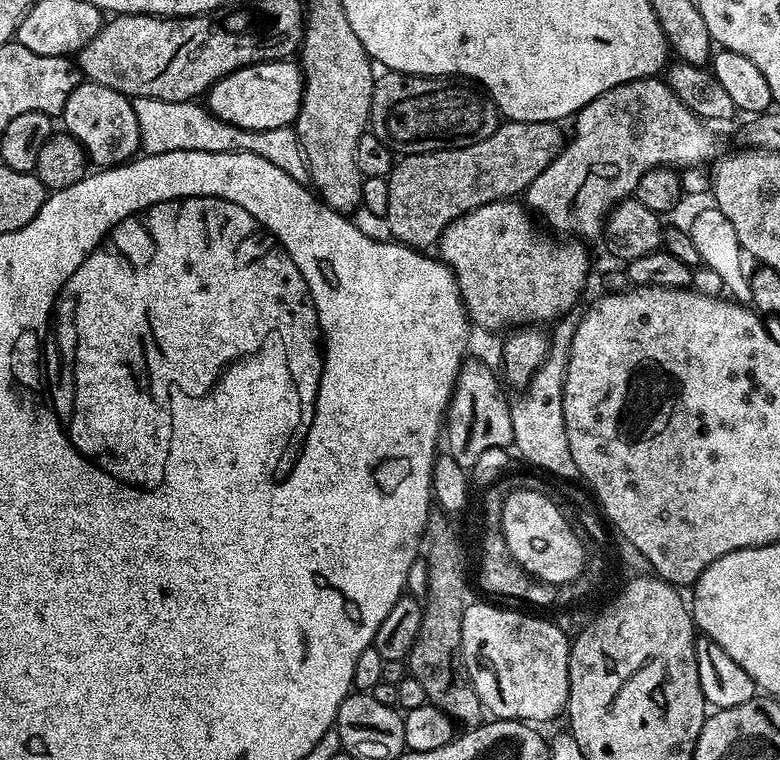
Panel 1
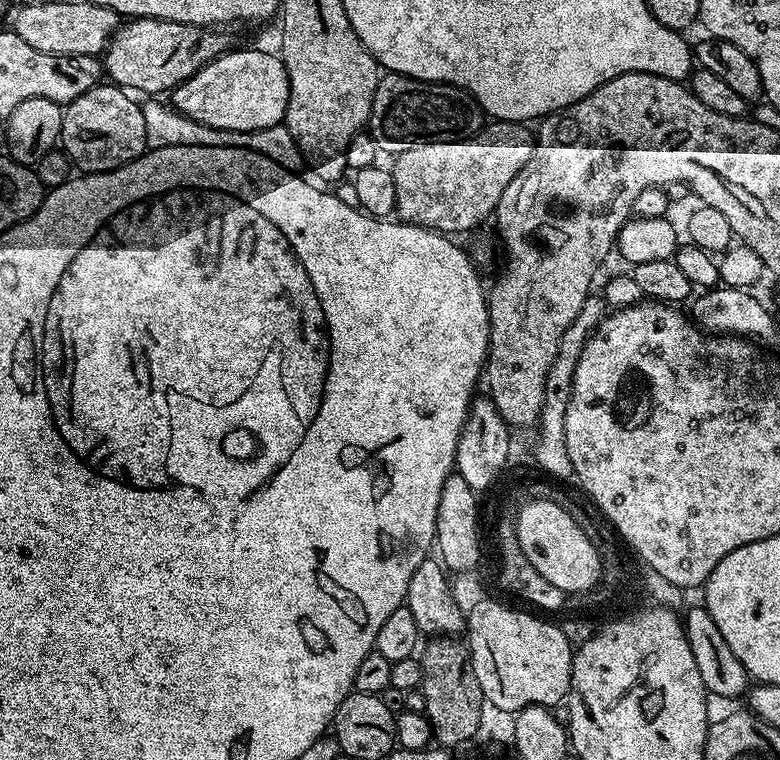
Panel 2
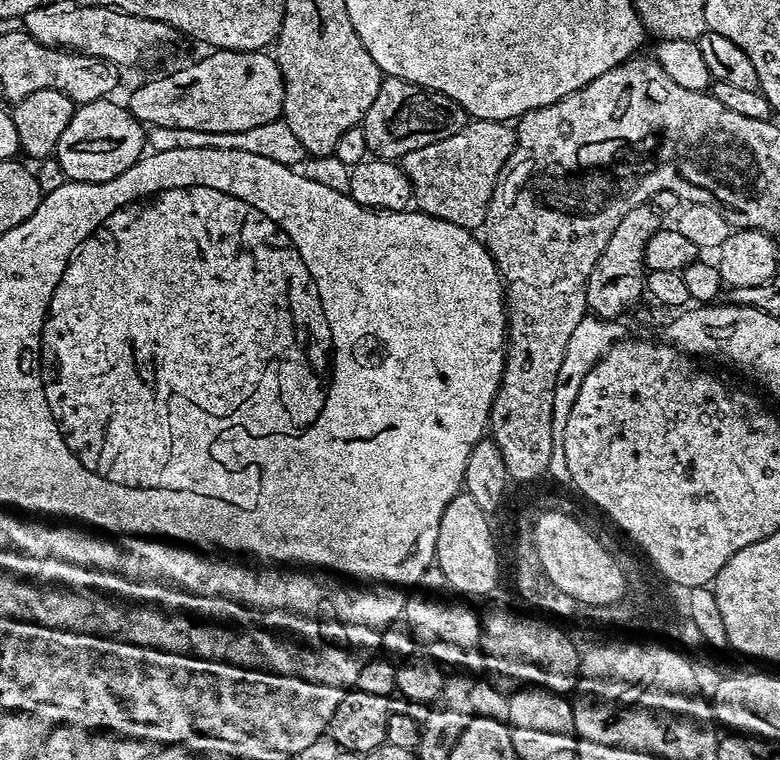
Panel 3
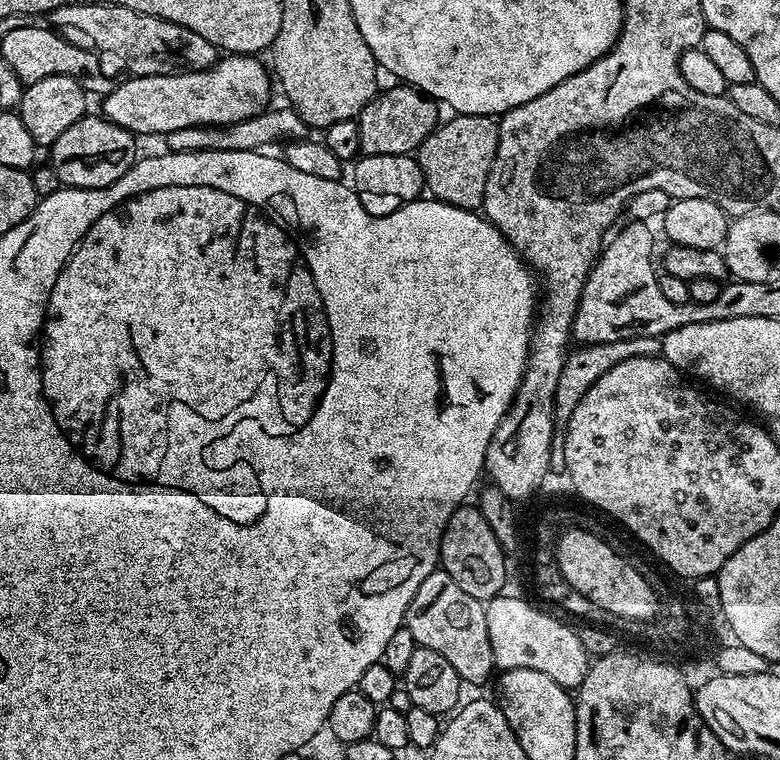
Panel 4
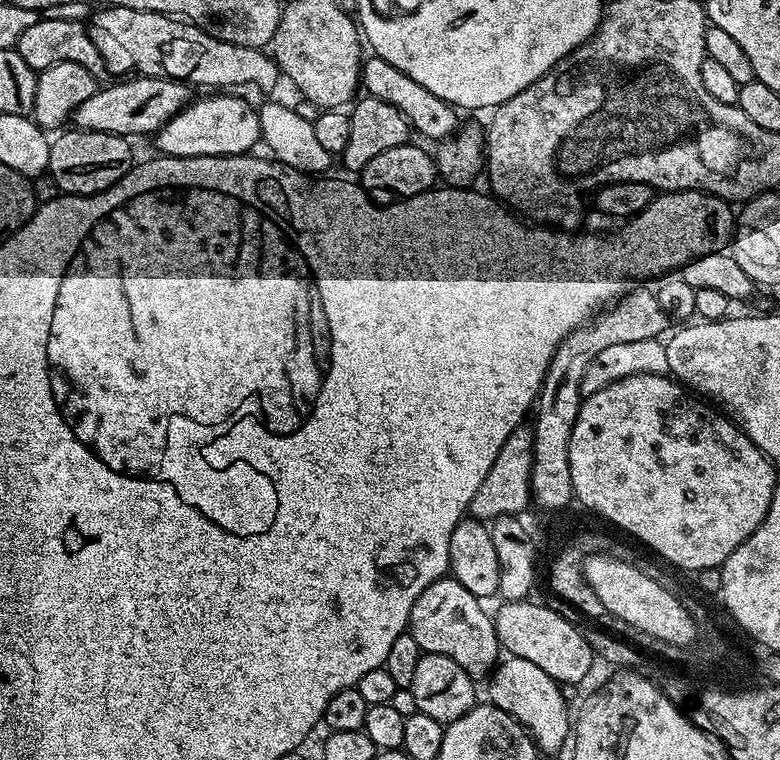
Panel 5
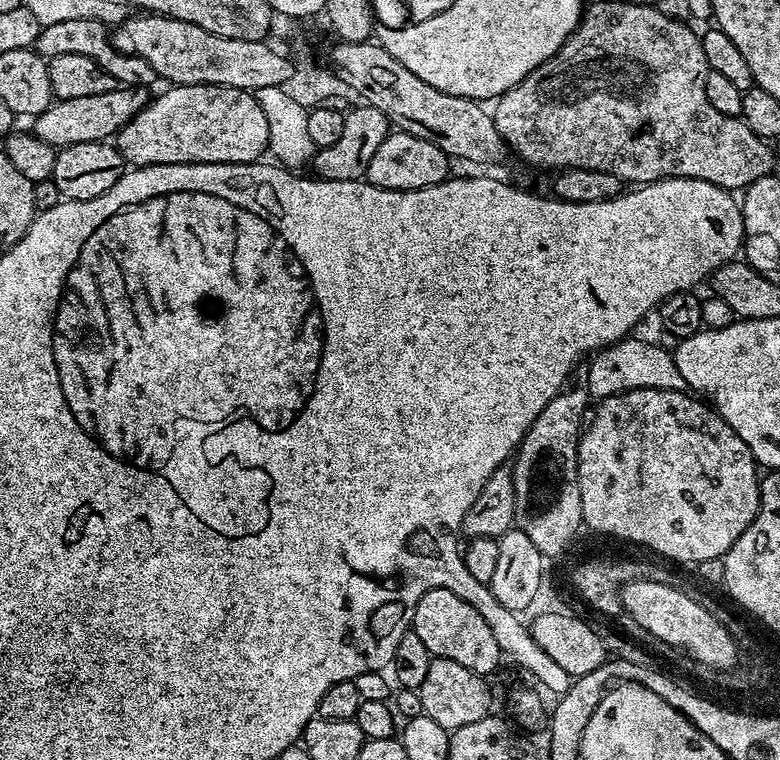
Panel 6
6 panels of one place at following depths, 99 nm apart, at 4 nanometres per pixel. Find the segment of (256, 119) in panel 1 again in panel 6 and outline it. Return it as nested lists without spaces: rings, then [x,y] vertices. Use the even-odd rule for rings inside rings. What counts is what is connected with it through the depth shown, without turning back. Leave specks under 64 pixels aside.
[[[117,86],[106,94],[90,94],[86,98],[66,98],[56,100],[42,114],[38,114],[31,121],[31,131],[42,142],[51,144],[59,150],[66,146],[74,146],[78,142],[107,141],[115,137],[134,114],[138,114],[146,107],[150,99],[148,88],[133,88],[131,86]]]

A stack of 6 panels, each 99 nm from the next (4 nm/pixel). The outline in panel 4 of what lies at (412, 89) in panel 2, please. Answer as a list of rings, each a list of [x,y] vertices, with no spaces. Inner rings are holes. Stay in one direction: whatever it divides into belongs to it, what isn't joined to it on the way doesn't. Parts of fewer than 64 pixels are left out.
[[[396,86],[388,88],[372,97],[372,101],[360,112],[360,143],[361,153],[365,156],[374,154],[402,154],[415,153],[417,148],[441,123],[441,109],[437,101],[431,96],[425,96],[419,88],[411,86]]]

